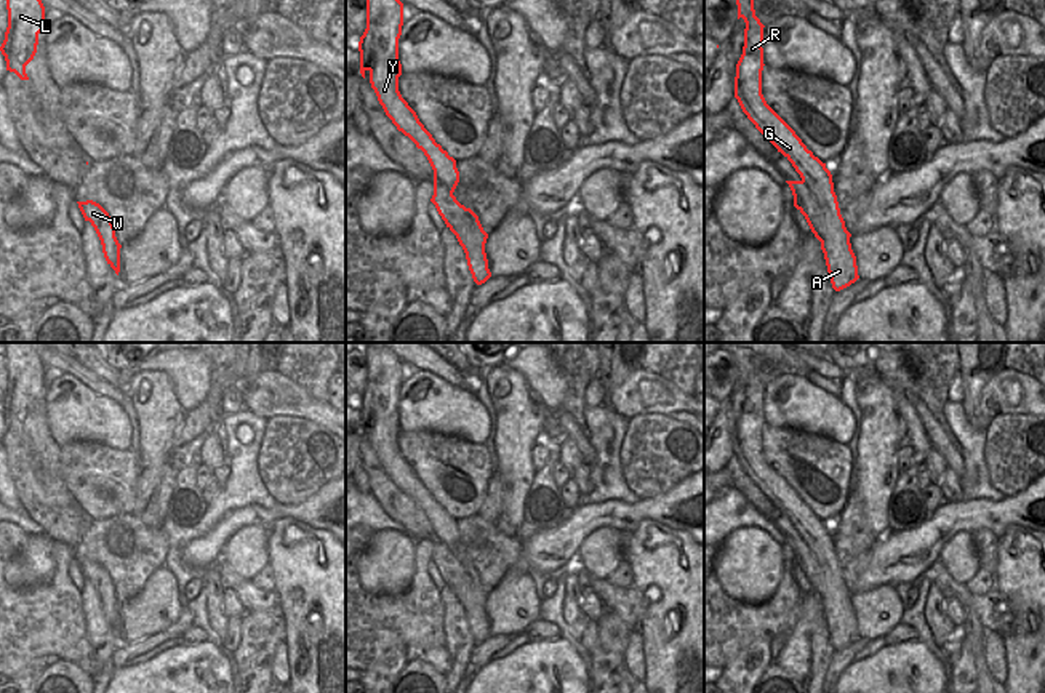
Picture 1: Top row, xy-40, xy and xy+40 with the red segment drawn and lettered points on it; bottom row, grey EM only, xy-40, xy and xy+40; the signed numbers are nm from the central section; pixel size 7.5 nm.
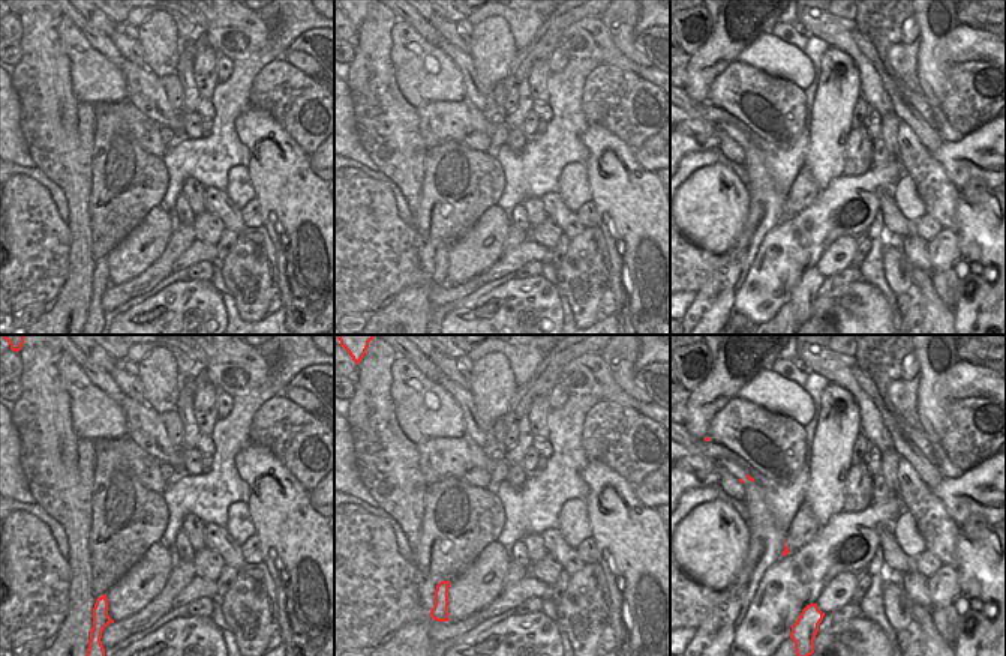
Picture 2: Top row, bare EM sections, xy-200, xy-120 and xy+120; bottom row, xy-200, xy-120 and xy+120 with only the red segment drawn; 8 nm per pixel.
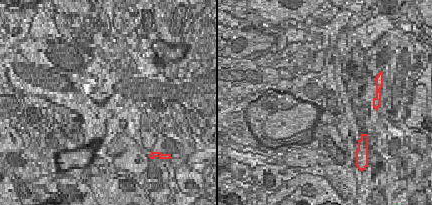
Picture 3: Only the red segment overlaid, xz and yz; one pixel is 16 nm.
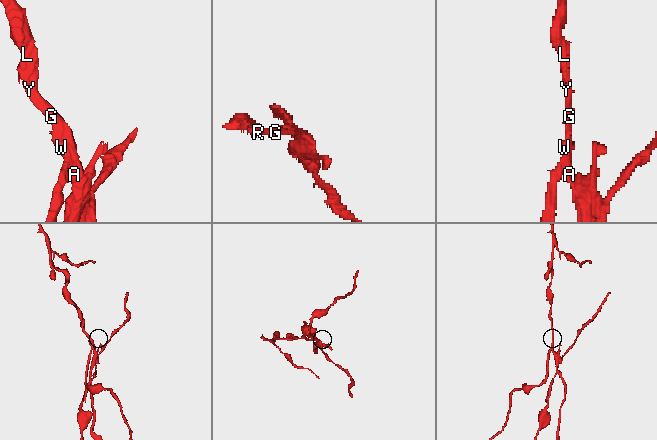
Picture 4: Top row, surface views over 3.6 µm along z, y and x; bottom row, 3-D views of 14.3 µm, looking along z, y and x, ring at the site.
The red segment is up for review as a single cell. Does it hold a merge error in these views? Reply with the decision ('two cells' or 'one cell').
two cells

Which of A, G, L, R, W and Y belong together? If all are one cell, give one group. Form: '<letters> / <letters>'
A G L R Y / W

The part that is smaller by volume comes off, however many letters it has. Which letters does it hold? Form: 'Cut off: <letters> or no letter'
Cut off: W

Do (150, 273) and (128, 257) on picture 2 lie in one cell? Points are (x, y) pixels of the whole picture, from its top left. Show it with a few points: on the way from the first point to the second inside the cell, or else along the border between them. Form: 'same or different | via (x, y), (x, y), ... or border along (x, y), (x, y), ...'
different | border along (167, 242), (162, 252), (146, 269), (114, 285)

